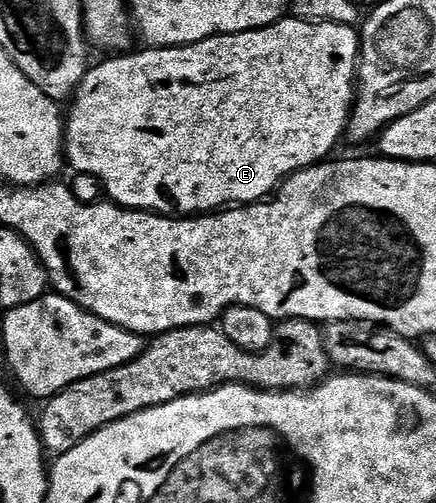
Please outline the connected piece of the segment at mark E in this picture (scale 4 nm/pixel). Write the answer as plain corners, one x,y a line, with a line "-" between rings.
285,17
280,19
274,25
263,27
257,31
247,31
246,33
234,33
233,35
215,35
201,43
191,43
188,47
153,47
143,49
137,55
133,53
120,53
115,57
108,57
105,63
89,66
88,72
80,82
80,88
70,100
72,108
66,111
66,122
64,125
64,154
66,163
71,170
76,173
90,173
102,181
107,198
118,207
129,207
131,211
154,211
158,215
170,215
173,217
195,217
215,213
229,205
247,205
250,203
259,203
271,196
276,188
284,182
295,171
301,171
307,167
313,167
315,163
323,163
333,154
332,150
340,143
340,138
345,138
348,130
348,118
352,116
352,104
356,97
356,84
358,82
358,64
360,62
360,37
361,32
355,26
347,27
337,23
313,23
307,19
297,19
295,17

